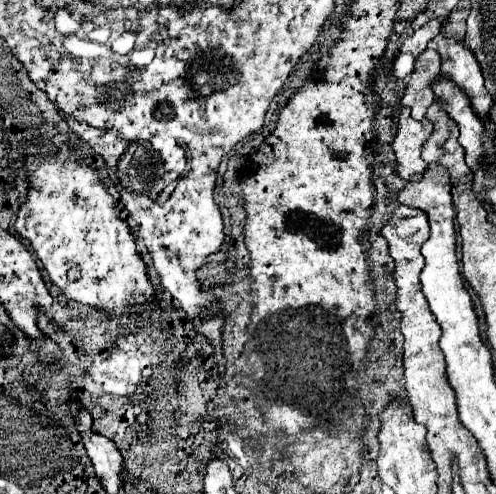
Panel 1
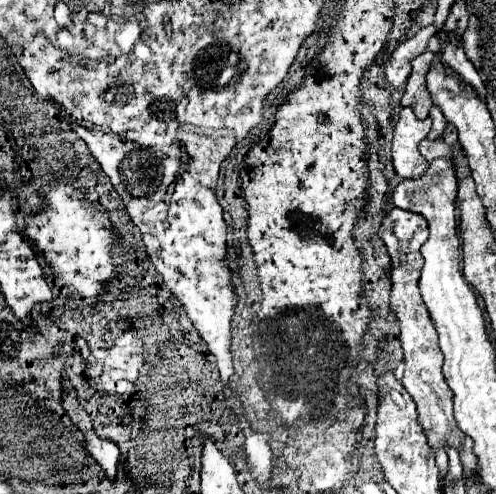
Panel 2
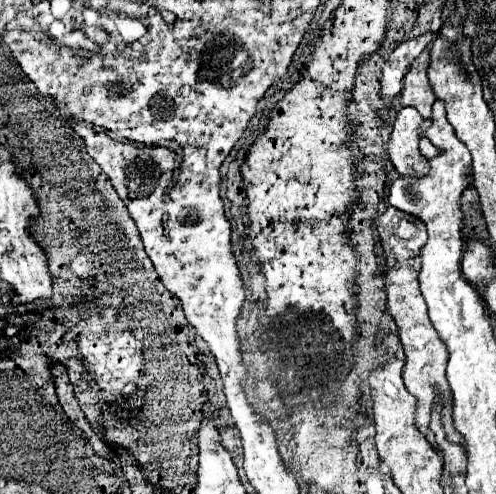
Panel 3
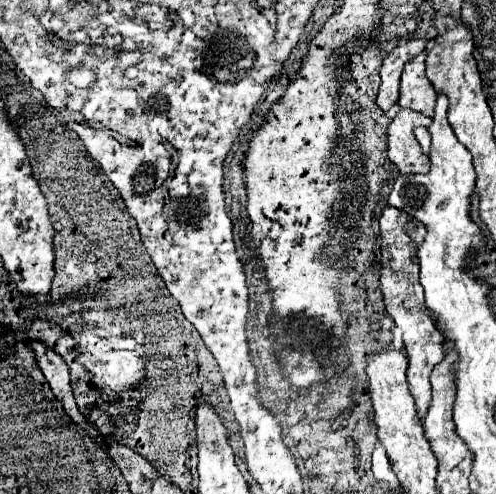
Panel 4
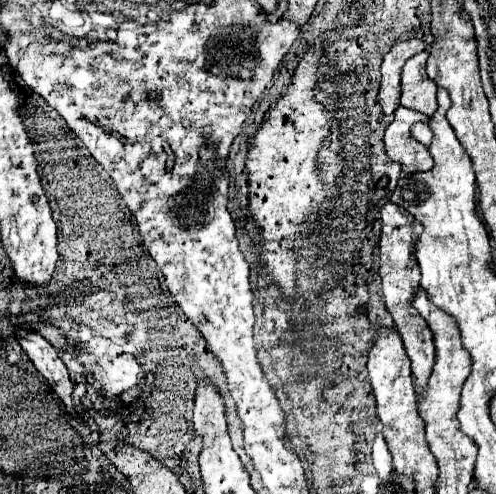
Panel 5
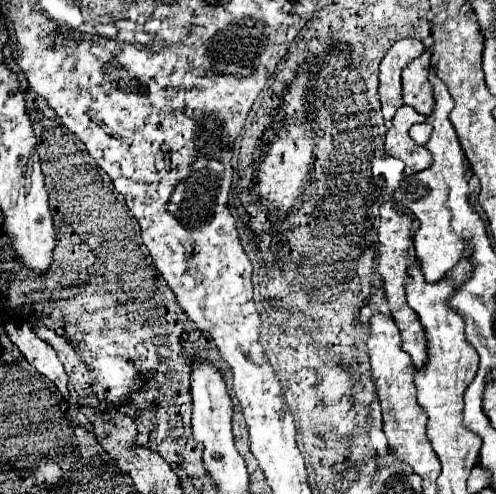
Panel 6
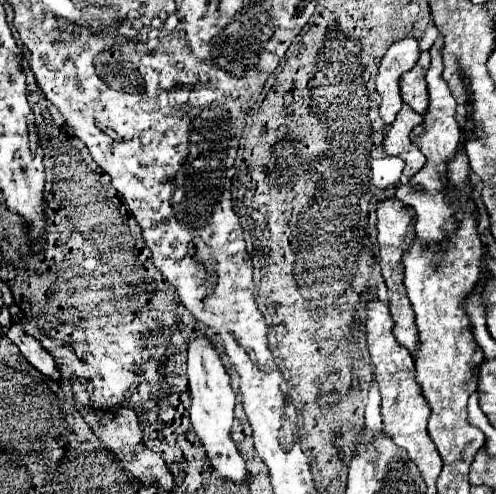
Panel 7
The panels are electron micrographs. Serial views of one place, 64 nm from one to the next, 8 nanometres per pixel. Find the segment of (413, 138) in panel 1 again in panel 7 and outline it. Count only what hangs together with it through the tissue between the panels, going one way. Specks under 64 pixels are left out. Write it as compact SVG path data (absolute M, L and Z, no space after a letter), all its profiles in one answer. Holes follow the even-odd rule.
M404 104L402 110L398 112L398 116L396 116L392 128L388 130L388 134L384 138L384 150L386 150L386 154L398 156L398 158L402 158L406 162L406 166L404 166L404 176L406 178L414 176L426 164L424 154L410 140L412 126L416 126L420 122L422 122L422 116L416 114L412 108L408 108Z

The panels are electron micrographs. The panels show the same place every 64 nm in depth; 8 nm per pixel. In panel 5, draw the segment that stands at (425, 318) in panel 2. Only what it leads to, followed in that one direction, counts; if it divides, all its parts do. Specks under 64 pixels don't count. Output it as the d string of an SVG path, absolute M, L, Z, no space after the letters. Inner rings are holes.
M388 202L382 210L382 236L380 236L380 278L382 278L382 294L388 312L394 318L396 330L402 336L406 354L412 360L412 380L416 386L416 392L420 394L424 388L428 388L428 376L430 370L436 362L436 344L434 344L434 334L426 320L416 312L412 306L412 298L420 290L420 268L416 264L414 248L416 242L422 234L422 224L410 214L404 212L400 206Z

